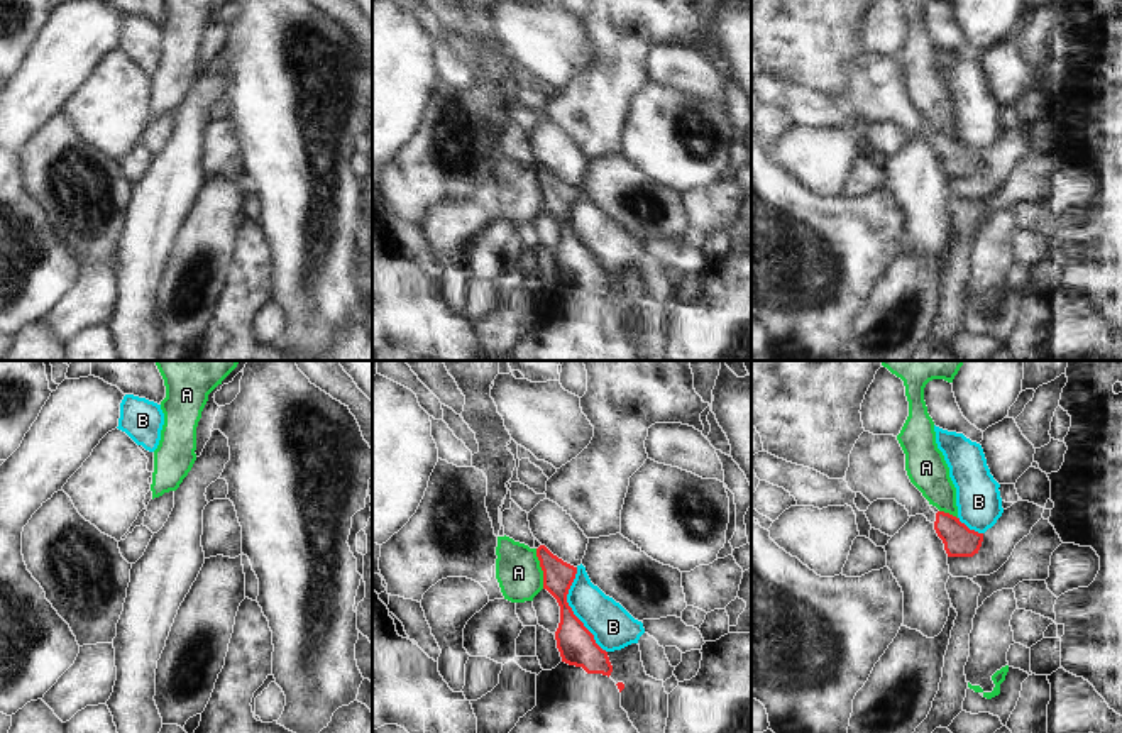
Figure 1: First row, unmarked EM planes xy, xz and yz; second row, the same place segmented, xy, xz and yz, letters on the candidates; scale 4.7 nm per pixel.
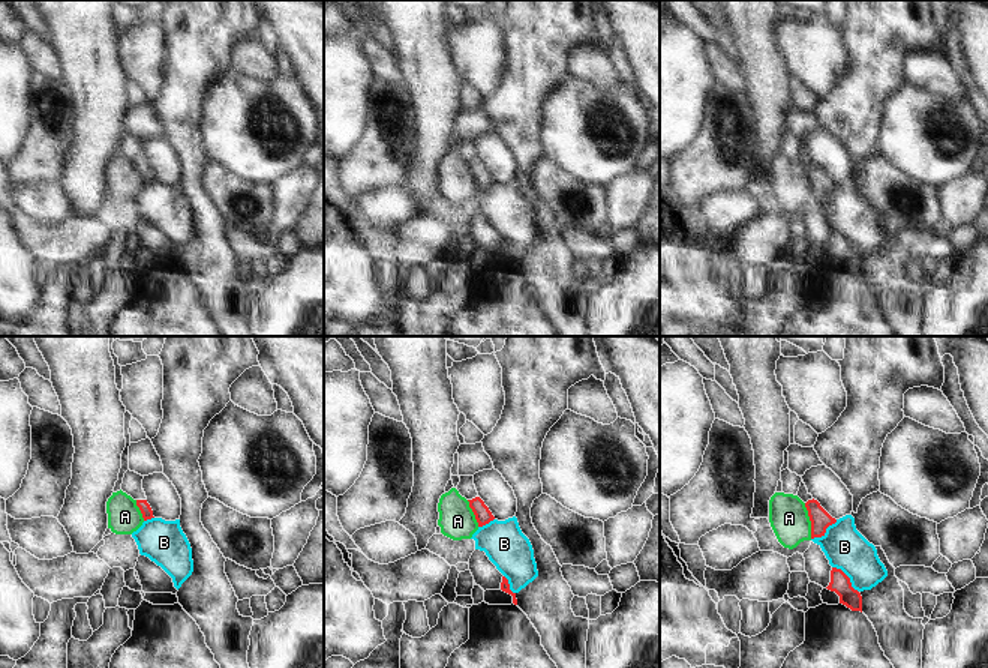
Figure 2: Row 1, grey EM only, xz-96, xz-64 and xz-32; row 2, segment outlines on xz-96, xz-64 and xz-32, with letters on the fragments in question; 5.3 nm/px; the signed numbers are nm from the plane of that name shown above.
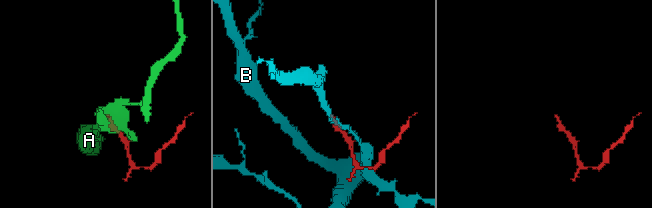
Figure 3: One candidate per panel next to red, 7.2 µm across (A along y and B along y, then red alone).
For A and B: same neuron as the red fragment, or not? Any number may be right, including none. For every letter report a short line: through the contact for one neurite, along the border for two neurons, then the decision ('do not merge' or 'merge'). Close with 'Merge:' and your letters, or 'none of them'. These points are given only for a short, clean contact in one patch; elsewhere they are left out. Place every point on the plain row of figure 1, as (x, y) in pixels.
A: line xz (535, 170), (544, 195), (544, 209); do not merge
B: do not merge
Merge: none of them

